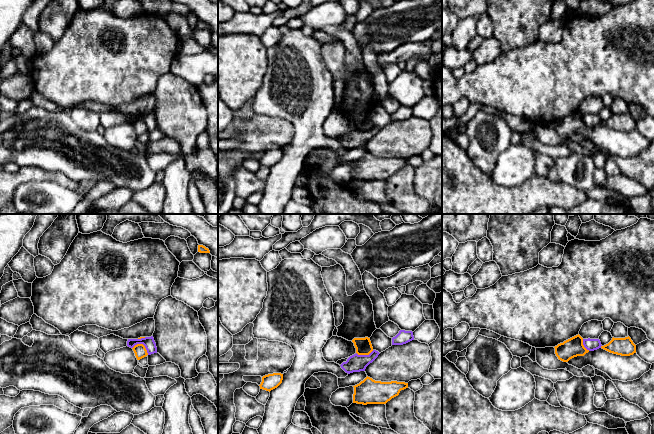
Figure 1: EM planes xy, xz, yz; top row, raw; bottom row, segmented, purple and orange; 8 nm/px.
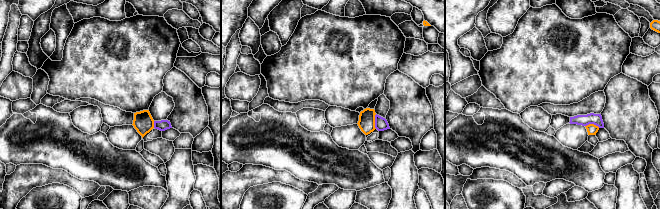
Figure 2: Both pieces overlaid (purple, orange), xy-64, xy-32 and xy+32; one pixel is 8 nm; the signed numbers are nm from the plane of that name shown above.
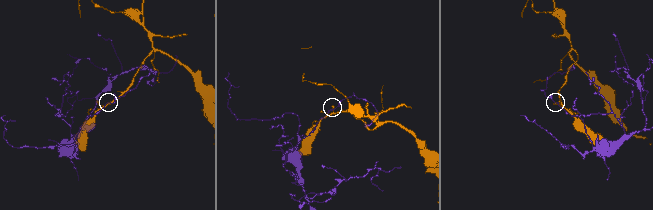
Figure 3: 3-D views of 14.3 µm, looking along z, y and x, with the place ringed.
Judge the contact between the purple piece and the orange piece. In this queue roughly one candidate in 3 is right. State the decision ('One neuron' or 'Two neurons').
Two neurons

